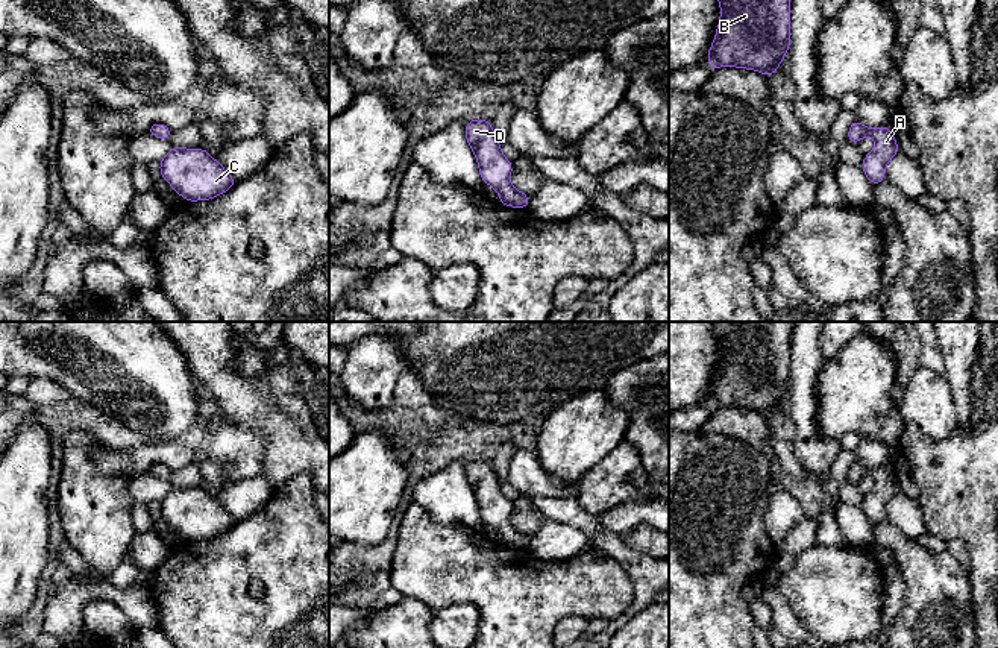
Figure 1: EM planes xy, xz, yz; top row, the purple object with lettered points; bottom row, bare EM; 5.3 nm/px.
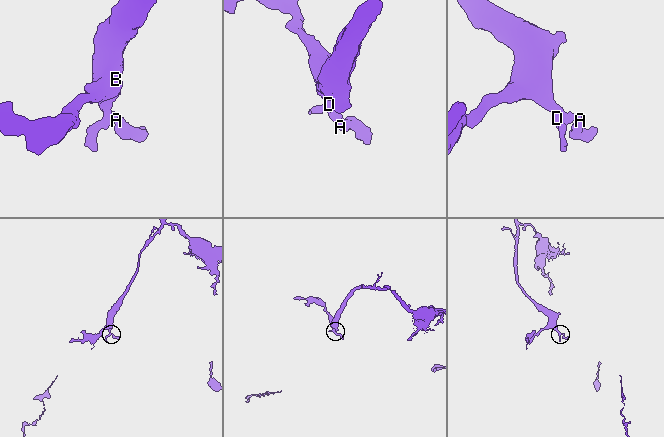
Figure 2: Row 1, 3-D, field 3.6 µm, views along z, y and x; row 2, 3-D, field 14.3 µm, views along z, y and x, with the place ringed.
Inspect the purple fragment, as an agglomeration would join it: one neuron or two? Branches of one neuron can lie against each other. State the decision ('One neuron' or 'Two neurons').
One neuron

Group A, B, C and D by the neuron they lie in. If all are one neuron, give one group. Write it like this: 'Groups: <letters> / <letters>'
Groups: A B C D

